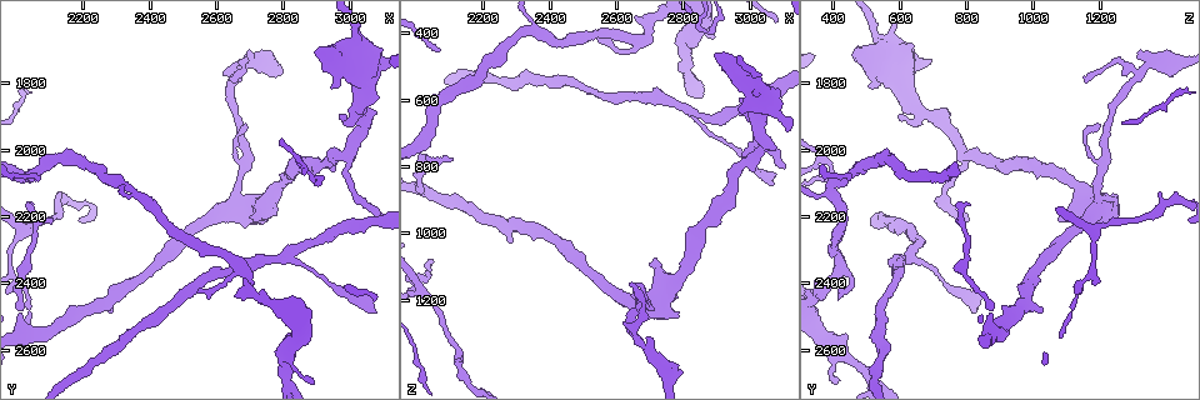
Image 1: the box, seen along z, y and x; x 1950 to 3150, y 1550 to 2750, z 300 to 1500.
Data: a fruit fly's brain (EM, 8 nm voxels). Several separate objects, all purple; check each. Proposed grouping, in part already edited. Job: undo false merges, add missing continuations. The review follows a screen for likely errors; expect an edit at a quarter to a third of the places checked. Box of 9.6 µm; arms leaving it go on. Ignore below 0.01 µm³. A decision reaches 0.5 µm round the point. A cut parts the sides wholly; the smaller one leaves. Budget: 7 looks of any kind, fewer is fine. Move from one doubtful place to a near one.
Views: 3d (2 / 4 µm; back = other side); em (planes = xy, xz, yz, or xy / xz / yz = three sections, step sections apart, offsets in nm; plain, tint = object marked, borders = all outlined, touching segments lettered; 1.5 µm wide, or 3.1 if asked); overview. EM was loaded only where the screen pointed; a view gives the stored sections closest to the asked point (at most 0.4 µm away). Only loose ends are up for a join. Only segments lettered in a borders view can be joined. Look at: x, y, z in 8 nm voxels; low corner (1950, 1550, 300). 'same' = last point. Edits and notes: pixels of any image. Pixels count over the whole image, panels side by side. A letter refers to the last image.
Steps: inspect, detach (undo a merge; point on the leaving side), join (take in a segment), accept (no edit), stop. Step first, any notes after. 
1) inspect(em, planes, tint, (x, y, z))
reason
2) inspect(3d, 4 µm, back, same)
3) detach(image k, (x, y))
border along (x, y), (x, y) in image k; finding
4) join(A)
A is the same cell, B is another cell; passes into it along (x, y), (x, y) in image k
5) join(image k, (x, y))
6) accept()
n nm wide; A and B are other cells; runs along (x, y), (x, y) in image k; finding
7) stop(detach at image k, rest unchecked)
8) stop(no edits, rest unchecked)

inspect(3d, 2 µm, (2550, 2420, 420))
branch stops here

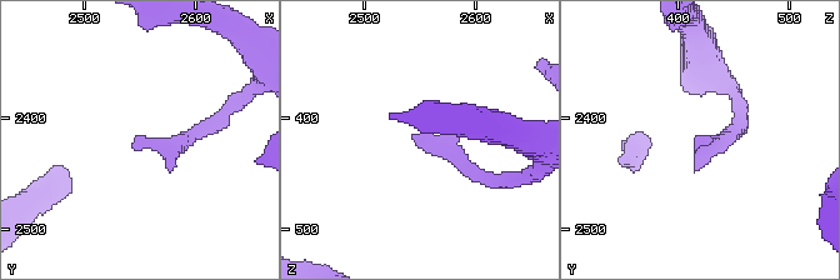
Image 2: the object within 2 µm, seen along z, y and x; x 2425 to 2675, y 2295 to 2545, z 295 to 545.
inspect(em, planes, borders, (2542, 2424, 416))
shape alone is not enough

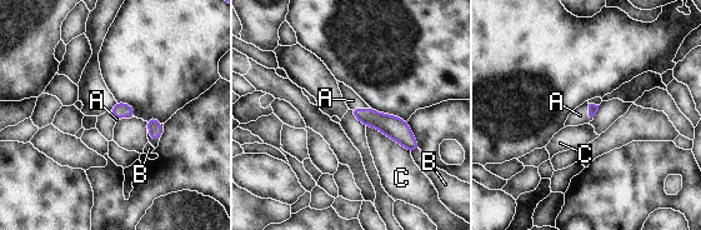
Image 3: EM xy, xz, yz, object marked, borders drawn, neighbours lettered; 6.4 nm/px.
join(A)
A is the same cell, B and C are other cells; passes into it along (394, 128), (360, 109), (352, 100) in image 3; the cell continues

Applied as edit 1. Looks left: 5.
inspect(3d, 4 µm, (3080, 2490, 820))
thin end

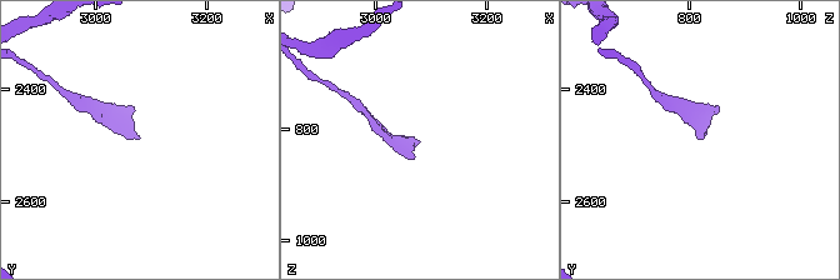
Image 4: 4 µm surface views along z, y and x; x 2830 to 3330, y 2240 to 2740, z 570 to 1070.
inspect(em, planes, plain, (3080, 2485, 820))
need the tissue

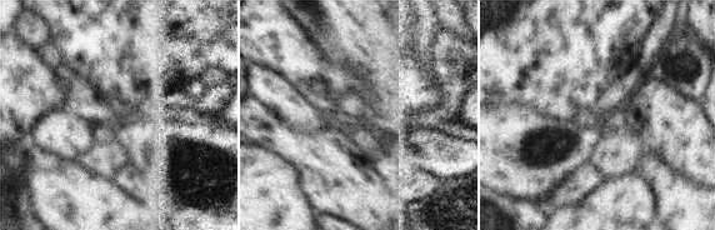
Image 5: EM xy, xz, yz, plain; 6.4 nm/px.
inspect(em, planes, borders, same)
what lies round it

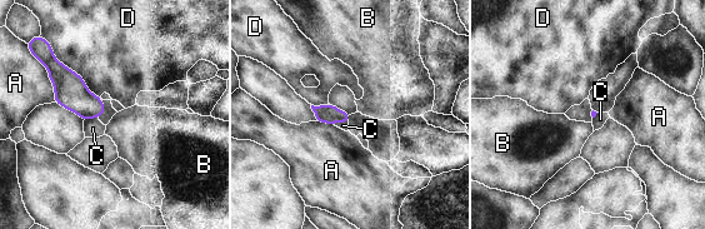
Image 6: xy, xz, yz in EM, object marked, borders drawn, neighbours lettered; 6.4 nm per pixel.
accept()
A, B, C and D are other cells; none of them fits

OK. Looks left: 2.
inspect(em, planes, borders, (2050, 2560, 1090))
tapers out

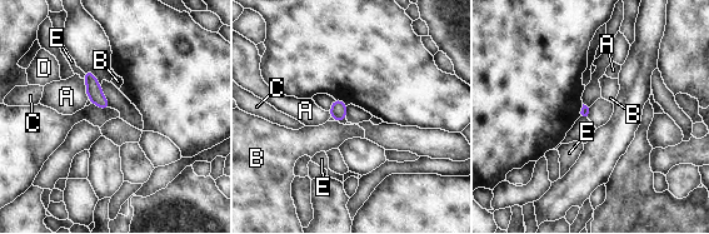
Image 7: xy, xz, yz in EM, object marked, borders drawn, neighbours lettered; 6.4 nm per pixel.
accept()
A, B, C, D and E are other cells; border along (334, 99), (328, 110) in image 7; no lettered segment goes on from it

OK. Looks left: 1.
stop(join at image 3, rest unchecked)

